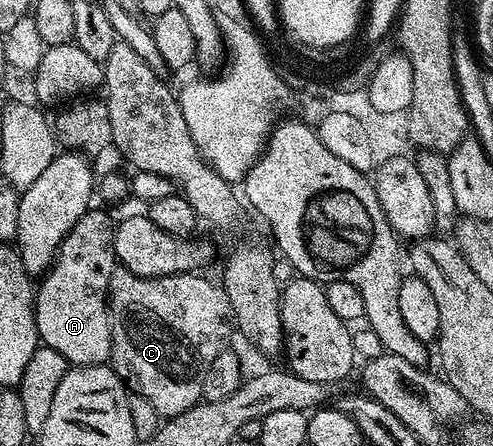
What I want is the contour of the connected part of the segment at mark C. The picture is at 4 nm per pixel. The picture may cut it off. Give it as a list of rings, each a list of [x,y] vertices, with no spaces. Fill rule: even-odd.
[[[120,267],[114,269],[111,275],[111,283],[109,284],[109,321],[113,324],[111,368],[121,376],[122,381],[132,392],[143,395],[143,399],[147,399],[147,403],[151,403],[151,407],[155,407],[155,411],[163,419],[179,415],[202,400],[205,391],[205,374],[208,373],[209,366],[213,364],[213,360],[226,348],[225,337],[235,333],[231,299],[227,299],[225,286],[216,280],[213,280],[214,282],[208,281],[207,278],[201,276],[205,275],[179,273],[175,277],[140,277],[132,273],[131,270]]]

